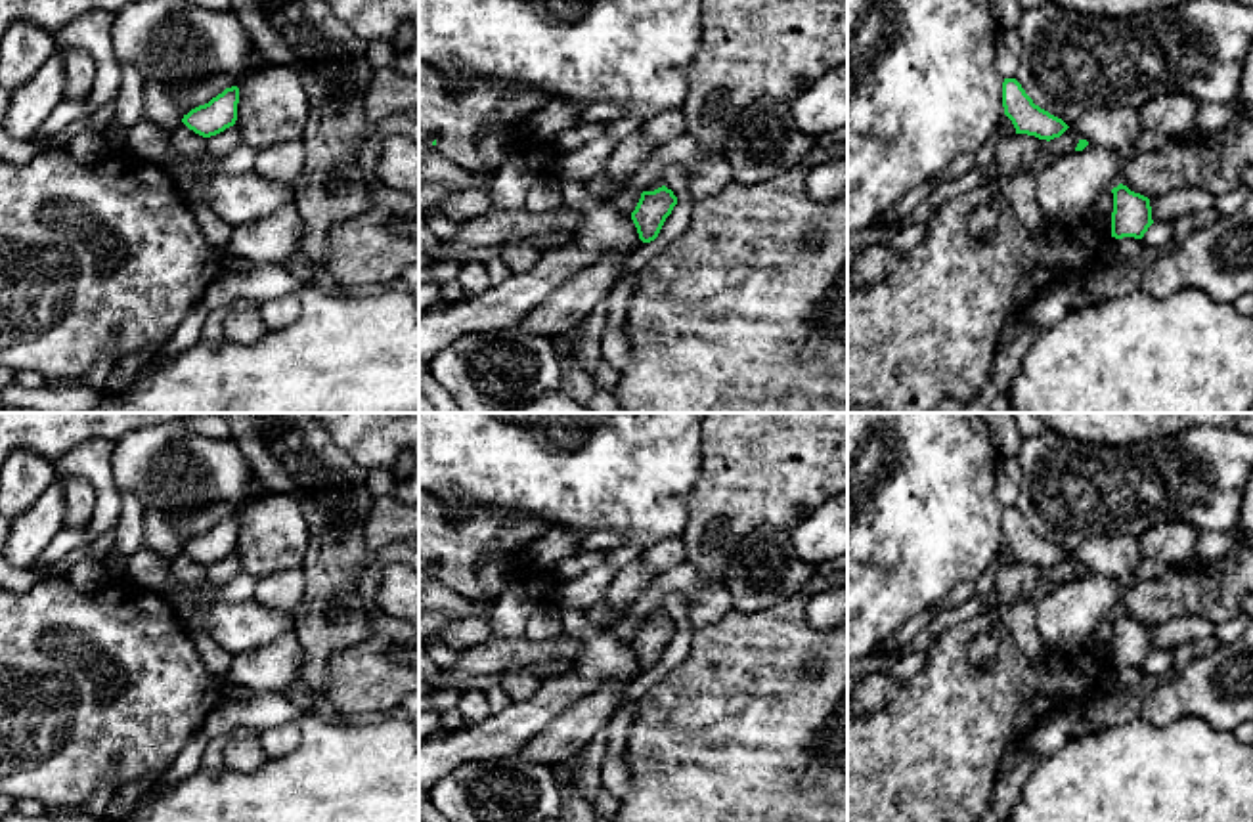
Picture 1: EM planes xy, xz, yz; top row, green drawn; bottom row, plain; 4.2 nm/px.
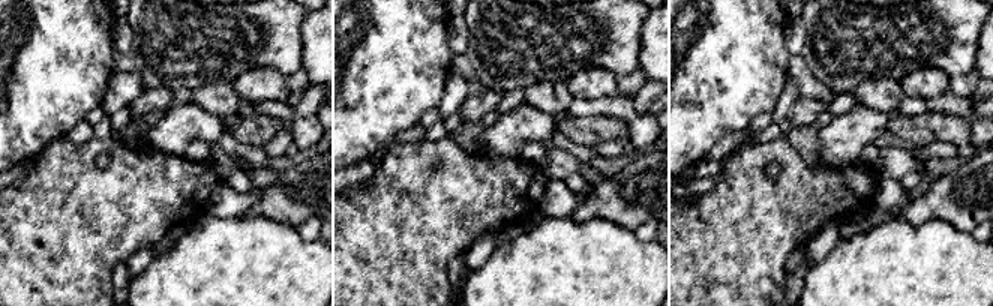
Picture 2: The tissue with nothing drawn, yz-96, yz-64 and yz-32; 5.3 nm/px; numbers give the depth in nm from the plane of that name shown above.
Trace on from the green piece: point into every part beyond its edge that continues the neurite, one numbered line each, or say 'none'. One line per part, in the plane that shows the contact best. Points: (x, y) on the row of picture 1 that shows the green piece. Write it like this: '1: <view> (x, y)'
none

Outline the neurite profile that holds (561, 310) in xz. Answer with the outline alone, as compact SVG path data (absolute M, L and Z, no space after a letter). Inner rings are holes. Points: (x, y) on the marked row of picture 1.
M643 245L618 249L578 271L559 291L549 292L522 321L513 327L553 338L582 325L591 310L608 296L610 289L627 273L633 254Z

